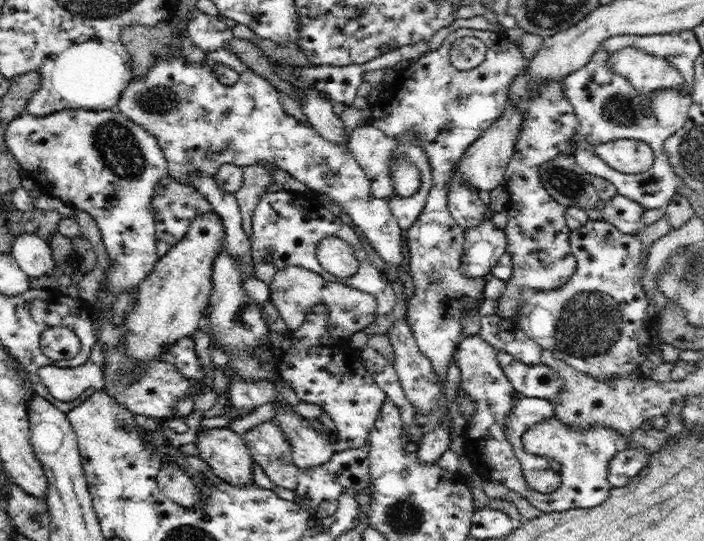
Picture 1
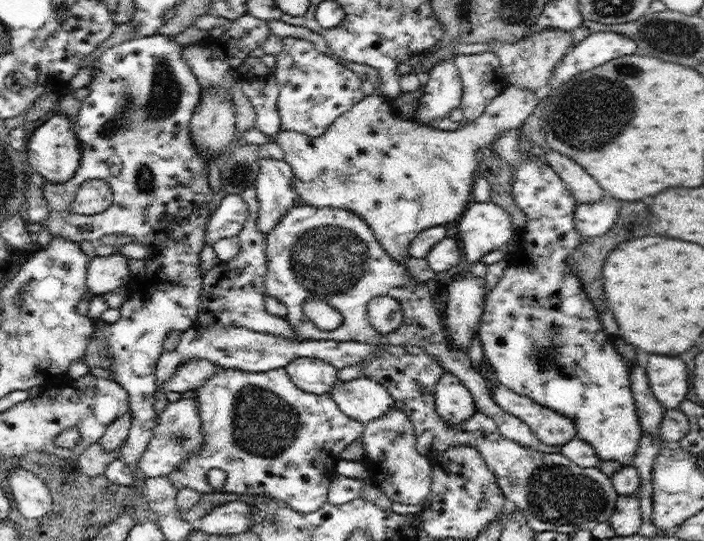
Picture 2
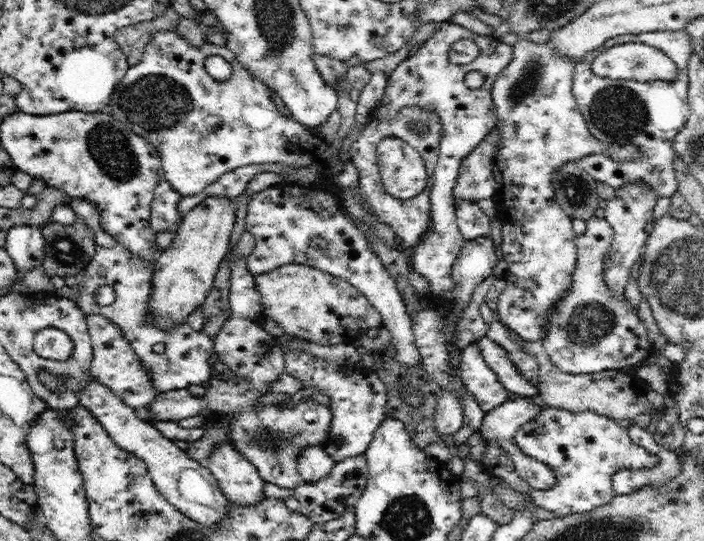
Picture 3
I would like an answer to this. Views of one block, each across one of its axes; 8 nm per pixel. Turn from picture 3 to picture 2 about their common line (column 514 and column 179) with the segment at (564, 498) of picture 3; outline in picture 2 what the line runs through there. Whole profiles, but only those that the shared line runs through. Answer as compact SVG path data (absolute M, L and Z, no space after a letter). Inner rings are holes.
M219 367L204 386L187 395L199 406L204 444L197 454L184 459L175 472L169 473L167 477L173 486L177 490L193 488L201 494L210 494L216 489L208 483L206 474L208 470L222 469L227 474L223 487L226 493L266 495L288 503L302 514L317 512L327 502L342 451L360 438L365 429L364 424L344 414L330 394L310 394L298 388L285 368L246 372Z

